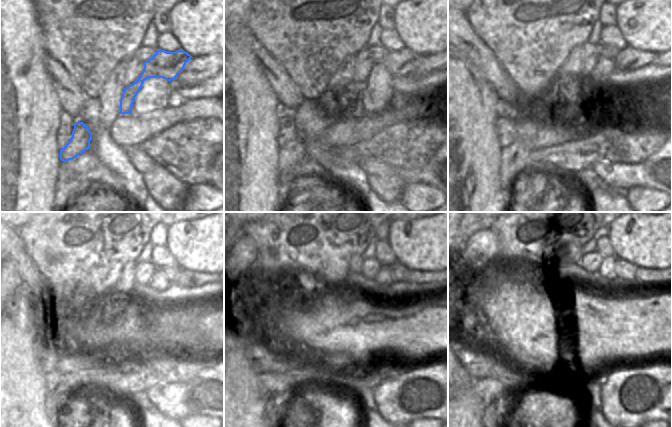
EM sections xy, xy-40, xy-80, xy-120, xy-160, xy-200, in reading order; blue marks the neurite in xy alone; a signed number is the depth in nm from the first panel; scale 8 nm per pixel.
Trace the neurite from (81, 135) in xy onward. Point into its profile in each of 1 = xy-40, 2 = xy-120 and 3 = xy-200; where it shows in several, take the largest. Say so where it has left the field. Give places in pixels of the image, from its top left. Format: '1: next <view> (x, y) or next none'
1: next xy-40 (295, 151)
2: next xy-120 (60, 388)
3: next xy-200 (495, 396)

